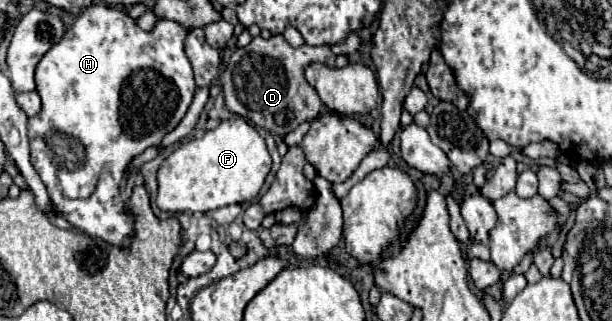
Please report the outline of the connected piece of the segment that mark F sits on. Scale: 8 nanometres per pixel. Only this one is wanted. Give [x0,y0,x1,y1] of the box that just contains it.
[157,118,271,212]

